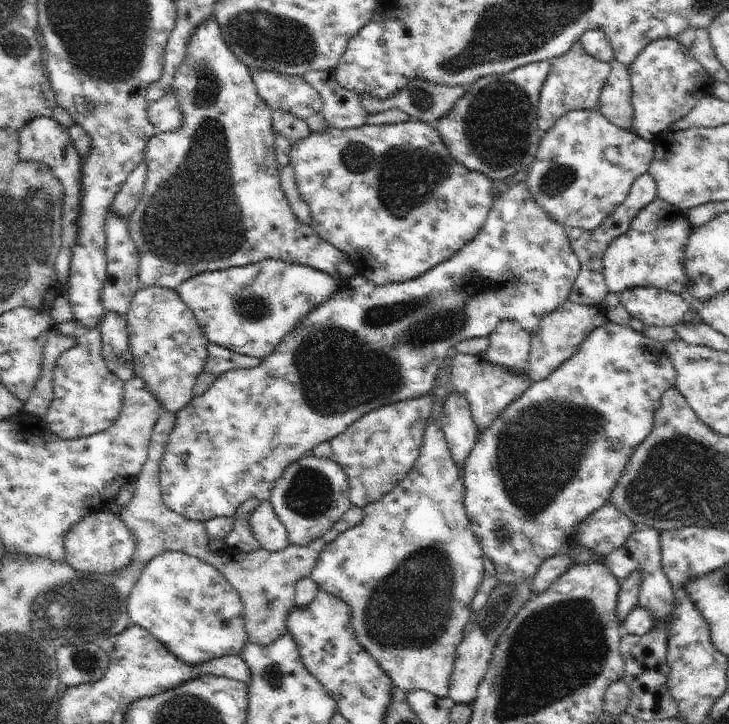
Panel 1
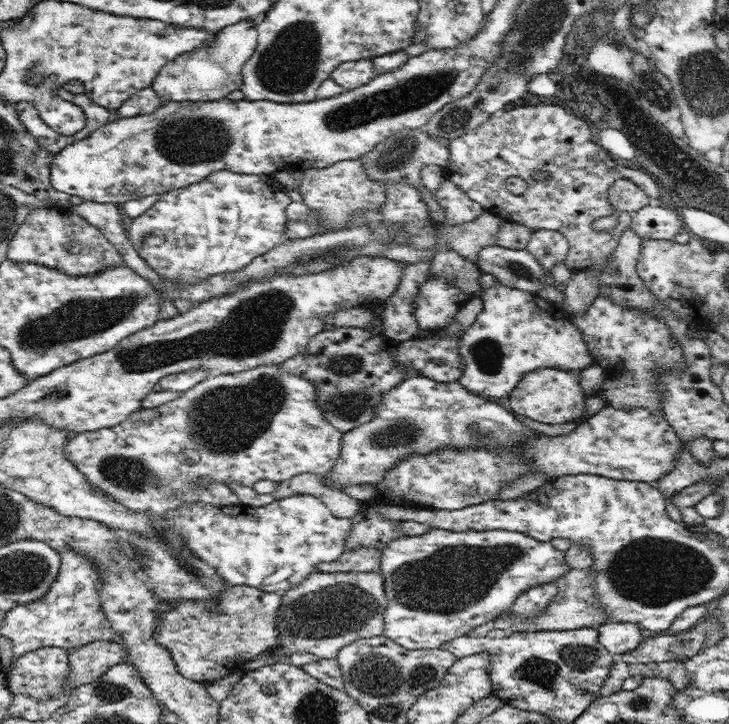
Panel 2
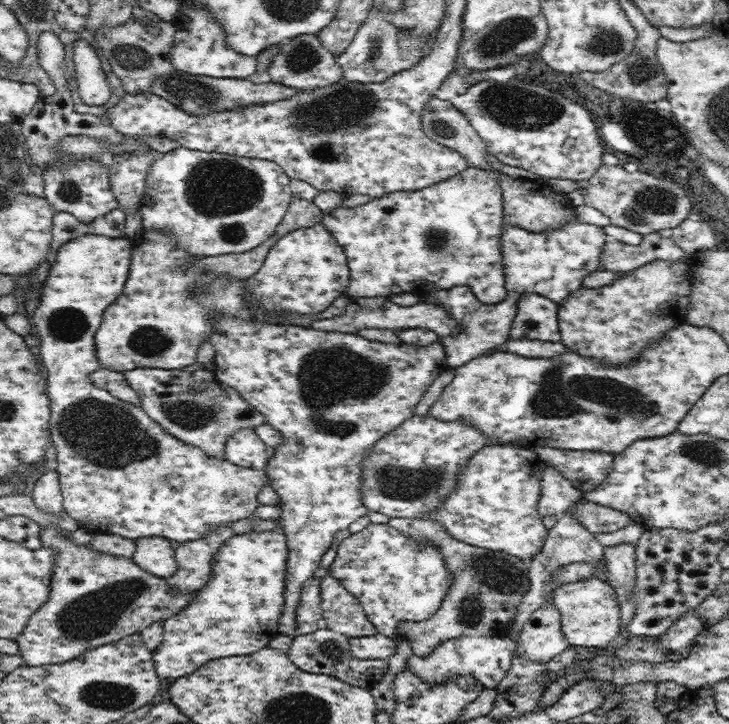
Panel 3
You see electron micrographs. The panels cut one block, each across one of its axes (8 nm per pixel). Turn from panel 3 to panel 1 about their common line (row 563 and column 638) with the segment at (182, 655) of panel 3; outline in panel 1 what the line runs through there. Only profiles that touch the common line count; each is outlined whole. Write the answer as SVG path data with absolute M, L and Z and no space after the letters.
M656 197L604 253L603 273L609 292L619 295L628 288L658 287L680 295L688 290L684 252L693 229L682 209Z

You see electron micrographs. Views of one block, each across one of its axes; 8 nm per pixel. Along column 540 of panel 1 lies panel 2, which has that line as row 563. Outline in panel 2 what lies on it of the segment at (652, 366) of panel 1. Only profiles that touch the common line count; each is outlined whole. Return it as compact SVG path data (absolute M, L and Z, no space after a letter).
M432 528L424 534L420 534L420 536L400 535L396 540L391 540L382 550L381 573L382 577L384 577L385 597L387 598L387 605L383 612L383 635L408 650L435 649L441 647L445 642L449 643L455 638L470 634L474 628L482 626L506 612L506 610L511 608L518 596L526 592L526 590L534 588L534 586L540 586L540 584L557 582L558 578L564 576L563 574L568 570L570 568L565 563L564 552L554 548L550 542L540 542L520 531L502 529L477 531L470 529L464 532L452 532L442 528Z

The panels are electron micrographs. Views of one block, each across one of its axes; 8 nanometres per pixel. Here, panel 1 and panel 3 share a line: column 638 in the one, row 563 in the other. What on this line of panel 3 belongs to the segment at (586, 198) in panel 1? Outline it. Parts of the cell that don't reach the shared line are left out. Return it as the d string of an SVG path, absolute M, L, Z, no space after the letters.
M152 536L148 538L134 539L134 543L136 543L136 552L134 552L132 559L134 559L134 562L136 562L140 568L166 580L171 578L171 576L176 572L177 562L175 549L168 538Z

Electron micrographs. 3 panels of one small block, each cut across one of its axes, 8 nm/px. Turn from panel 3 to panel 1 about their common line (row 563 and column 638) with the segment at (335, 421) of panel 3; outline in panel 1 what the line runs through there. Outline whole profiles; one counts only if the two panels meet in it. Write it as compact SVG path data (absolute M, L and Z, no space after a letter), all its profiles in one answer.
M636 287L628 288L628 290L621 292L619 300L622 306L628 311L631 318L636 318L642 321L646 326L676 326L676 324L683 322L691 310L688 301L682 298L679 294L662 290L658 287Z

